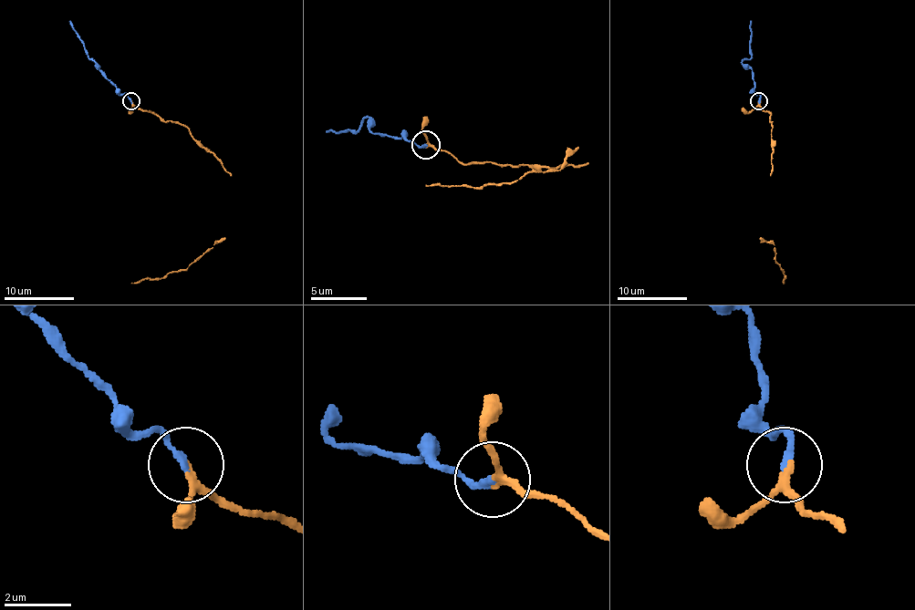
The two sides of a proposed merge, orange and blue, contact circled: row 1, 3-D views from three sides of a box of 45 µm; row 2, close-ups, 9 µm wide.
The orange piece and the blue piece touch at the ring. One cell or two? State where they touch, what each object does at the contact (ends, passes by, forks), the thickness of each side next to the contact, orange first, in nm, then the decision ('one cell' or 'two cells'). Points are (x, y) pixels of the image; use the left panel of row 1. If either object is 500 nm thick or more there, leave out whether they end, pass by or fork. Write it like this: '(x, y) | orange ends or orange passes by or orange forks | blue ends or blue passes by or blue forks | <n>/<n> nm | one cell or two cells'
(131, 100) | orange passes by | blue ends | 190/220 nm | one cell

